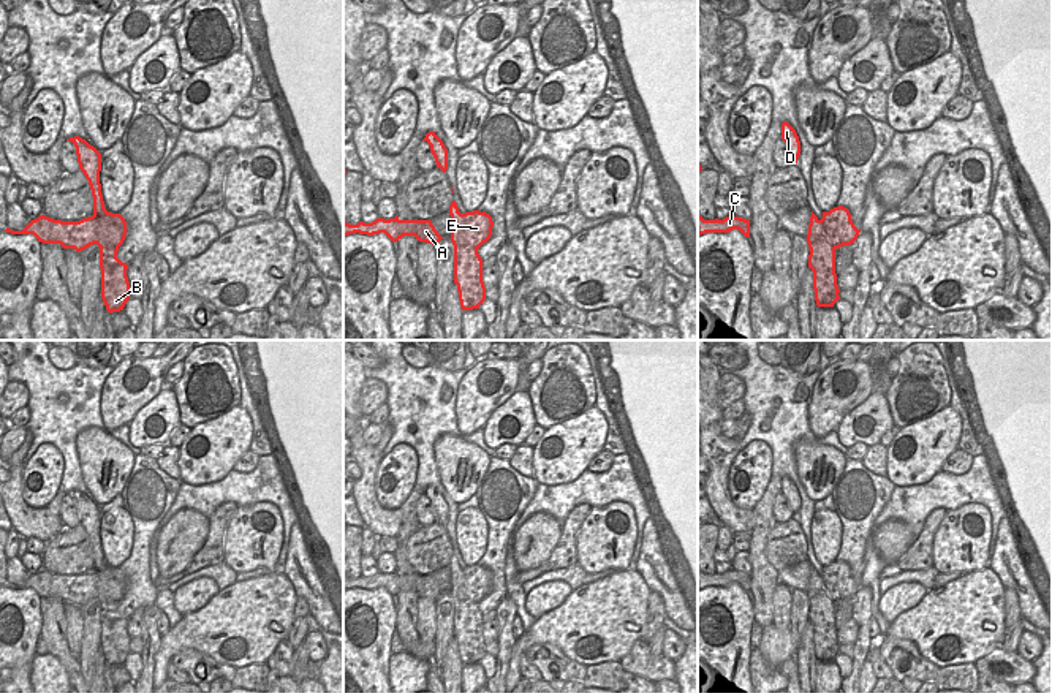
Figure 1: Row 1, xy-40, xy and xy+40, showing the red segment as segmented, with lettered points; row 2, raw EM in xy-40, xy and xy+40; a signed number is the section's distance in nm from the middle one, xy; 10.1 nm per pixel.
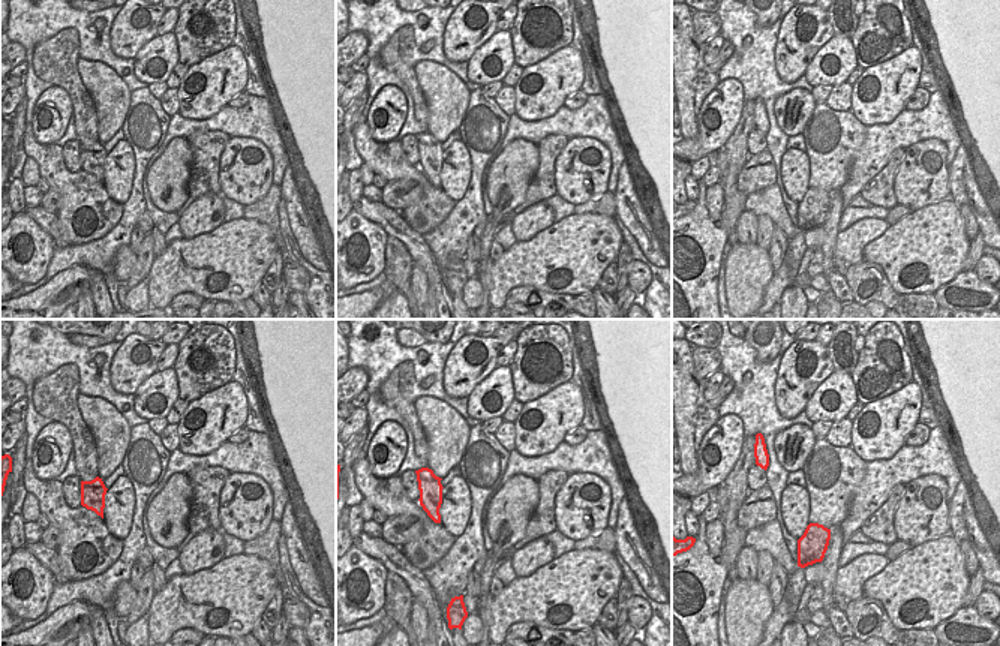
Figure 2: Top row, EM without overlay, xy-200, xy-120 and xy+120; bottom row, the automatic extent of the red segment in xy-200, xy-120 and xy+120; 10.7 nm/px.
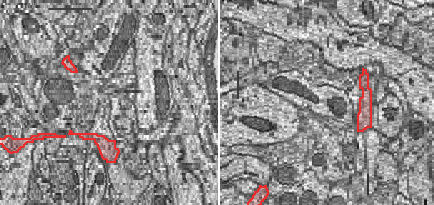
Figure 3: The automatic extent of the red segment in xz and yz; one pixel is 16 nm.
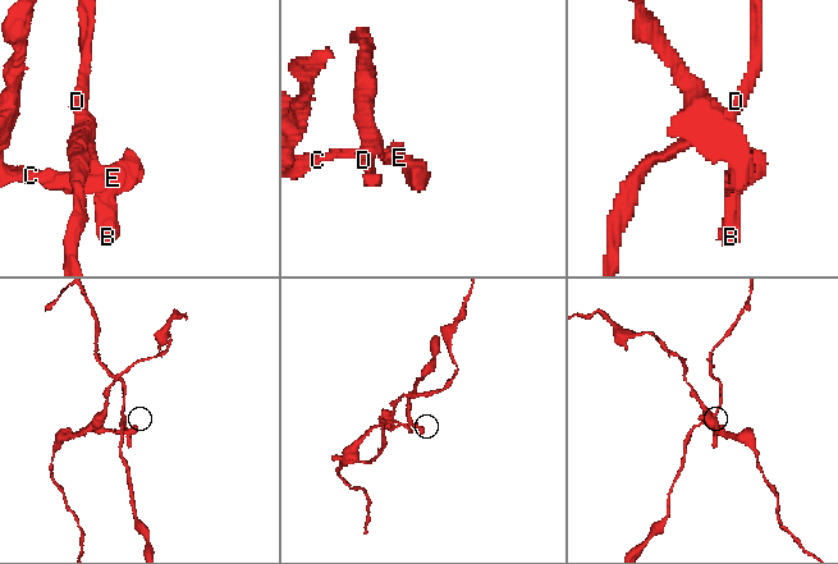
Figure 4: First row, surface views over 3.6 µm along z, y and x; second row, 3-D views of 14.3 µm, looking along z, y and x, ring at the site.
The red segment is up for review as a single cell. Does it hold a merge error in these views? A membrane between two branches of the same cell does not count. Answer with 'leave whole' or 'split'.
split

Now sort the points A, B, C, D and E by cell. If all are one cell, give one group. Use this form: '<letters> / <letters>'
A C E / B D

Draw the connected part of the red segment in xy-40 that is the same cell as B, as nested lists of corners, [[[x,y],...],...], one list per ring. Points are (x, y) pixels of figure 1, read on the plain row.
[[[100,601],[101,653],[109,668],[123,665],[130,653],[128,619],[117,612],[117,606]]]

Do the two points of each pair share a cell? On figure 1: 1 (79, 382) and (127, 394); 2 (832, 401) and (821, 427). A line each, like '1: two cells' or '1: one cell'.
1: two cells
2: one cell

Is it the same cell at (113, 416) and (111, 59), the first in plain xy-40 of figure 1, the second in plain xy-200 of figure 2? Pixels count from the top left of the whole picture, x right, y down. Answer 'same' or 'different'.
different

